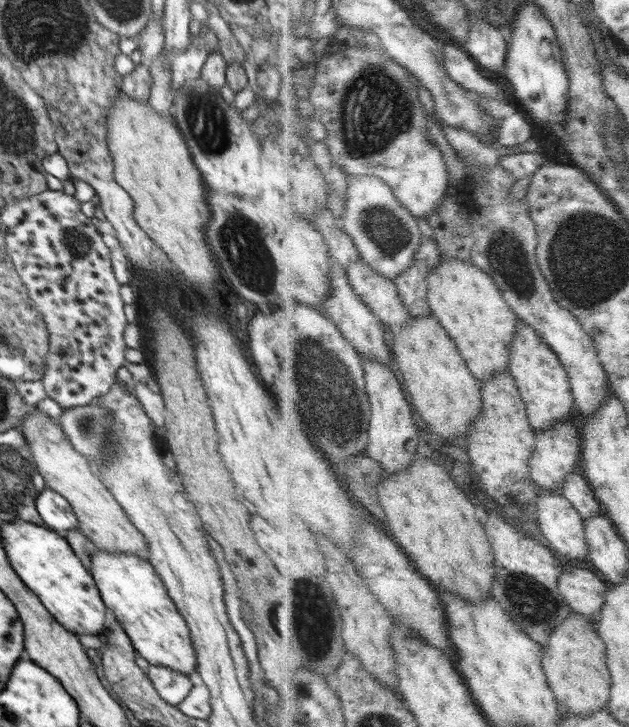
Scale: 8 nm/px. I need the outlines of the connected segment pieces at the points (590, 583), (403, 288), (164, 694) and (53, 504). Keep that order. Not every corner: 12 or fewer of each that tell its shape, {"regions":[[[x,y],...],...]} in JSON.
{"regions":[[[567,564],[561,591],[573,610],[594,623],[609,585],[598,572]],[[415,262],[397,279],[413,316],[432,314],[429,275]],[[150,664],[146,674],[159,698],[178,707],[193,688],[188,675]],[[44,489],[35,497],[43,523],[65,533],[79,526],[71,504]]]}

